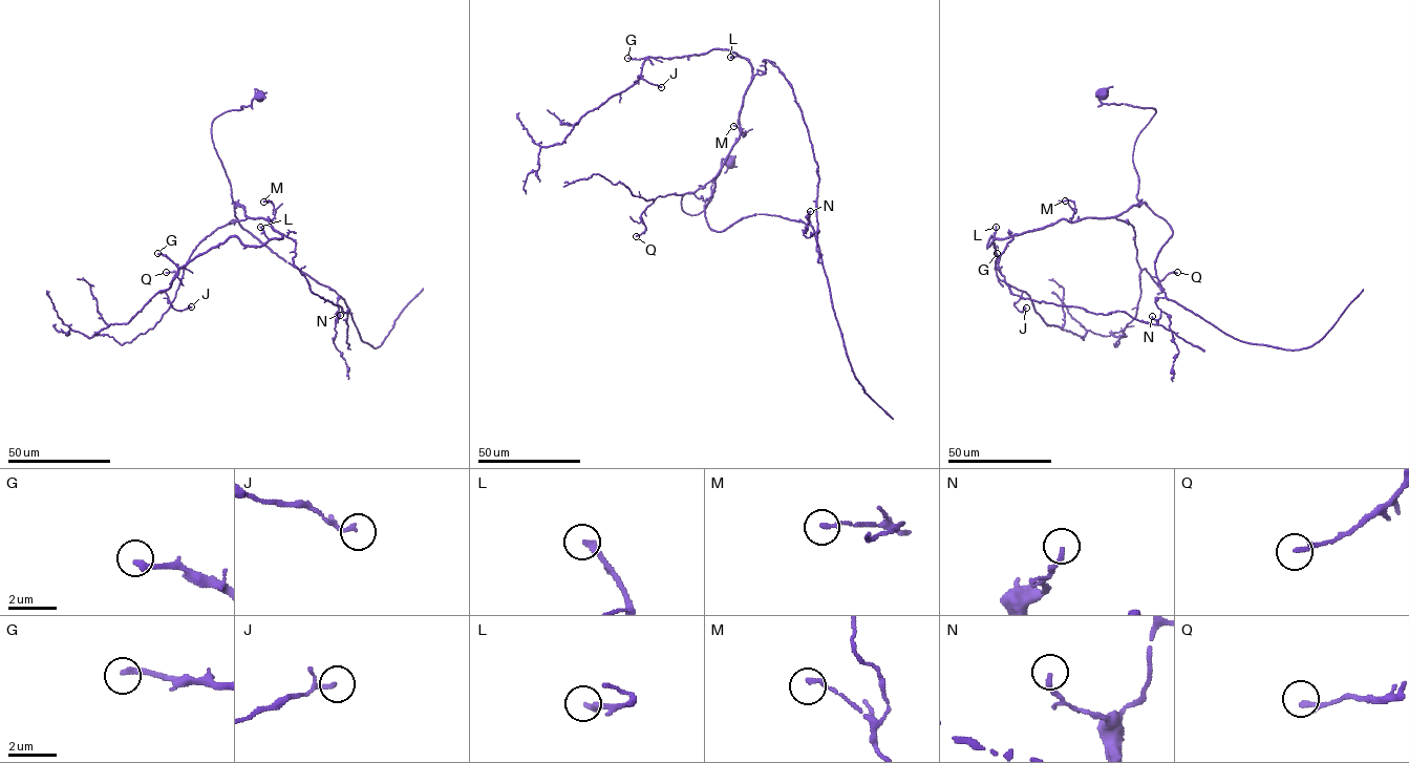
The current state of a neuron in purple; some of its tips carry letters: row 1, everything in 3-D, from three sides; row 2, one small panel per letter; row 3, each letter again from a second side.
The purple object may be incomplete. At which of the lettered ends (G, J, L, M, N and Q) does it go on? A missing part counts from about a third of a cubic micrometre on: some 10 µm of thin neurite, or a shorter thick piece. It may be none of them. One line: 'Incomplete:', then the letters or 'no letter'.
Incomplete: no letter

